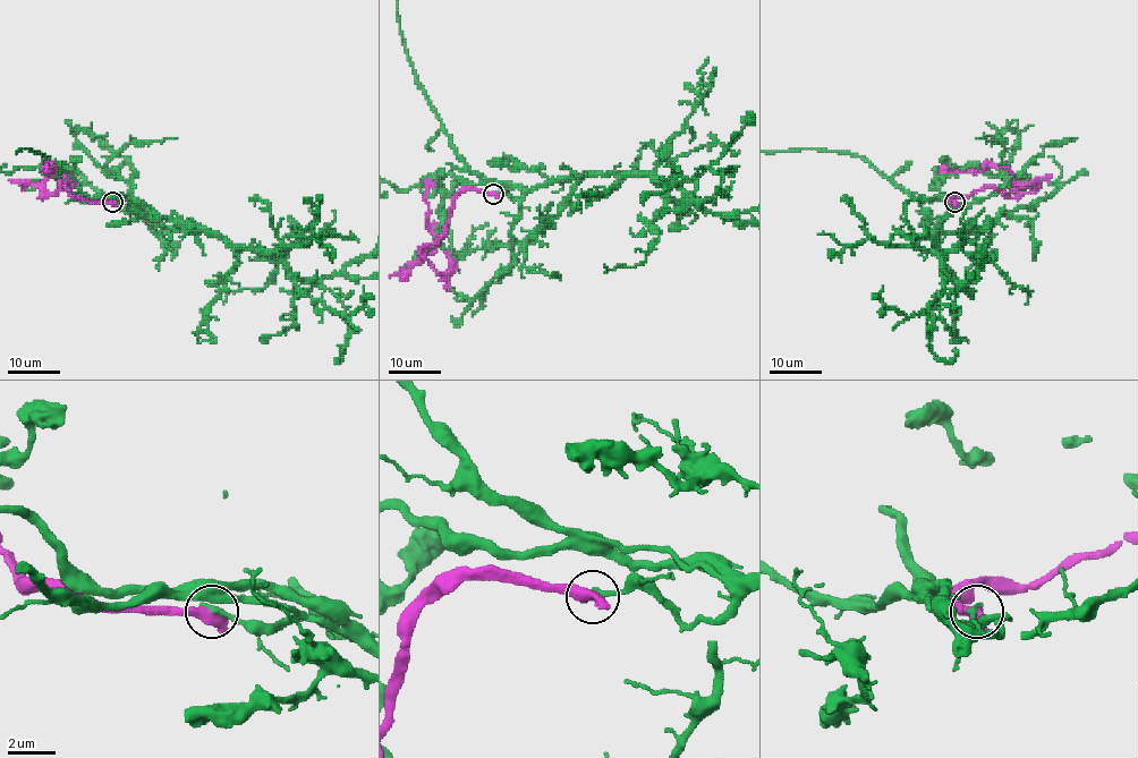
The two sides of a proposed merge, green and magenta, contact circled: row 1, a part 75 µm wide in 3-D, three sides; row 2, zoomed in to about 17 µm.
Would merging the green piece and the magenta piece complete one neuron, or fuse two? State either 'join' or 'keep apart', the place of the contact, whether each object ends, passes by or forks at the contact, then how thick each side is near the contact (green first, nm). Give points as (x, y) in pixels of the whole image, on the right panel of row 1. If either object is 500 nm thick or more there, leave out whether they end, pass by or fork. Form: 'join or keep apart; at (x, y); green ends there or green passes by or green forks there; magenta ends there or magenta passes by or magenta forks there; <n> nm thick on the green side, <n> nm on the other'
keep apart; at (954, 202); 280 nm thick on the green side, 600 nm on the other

